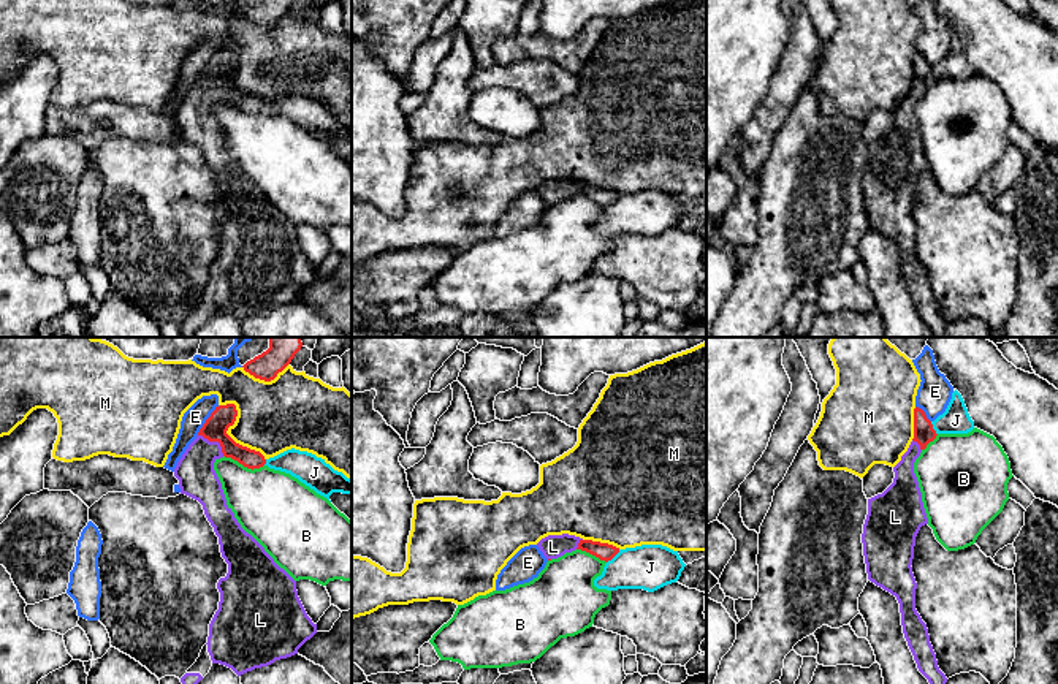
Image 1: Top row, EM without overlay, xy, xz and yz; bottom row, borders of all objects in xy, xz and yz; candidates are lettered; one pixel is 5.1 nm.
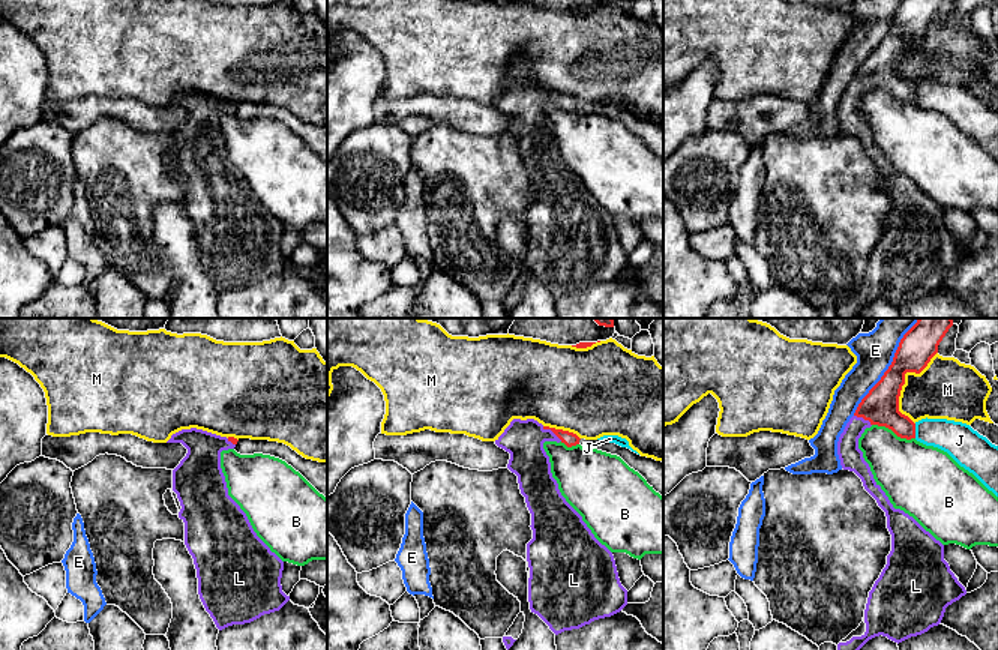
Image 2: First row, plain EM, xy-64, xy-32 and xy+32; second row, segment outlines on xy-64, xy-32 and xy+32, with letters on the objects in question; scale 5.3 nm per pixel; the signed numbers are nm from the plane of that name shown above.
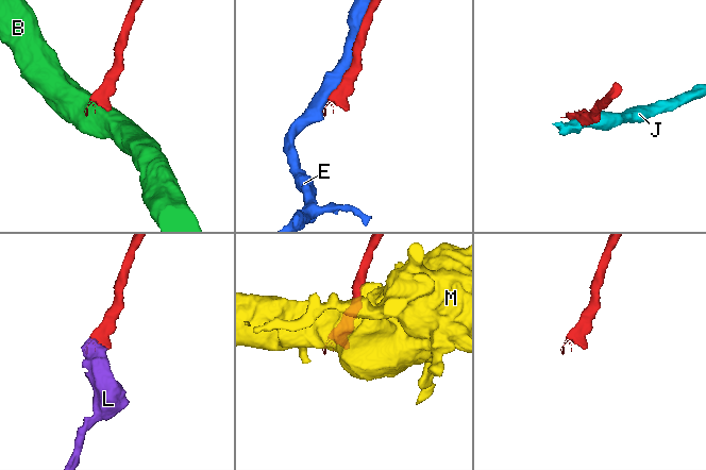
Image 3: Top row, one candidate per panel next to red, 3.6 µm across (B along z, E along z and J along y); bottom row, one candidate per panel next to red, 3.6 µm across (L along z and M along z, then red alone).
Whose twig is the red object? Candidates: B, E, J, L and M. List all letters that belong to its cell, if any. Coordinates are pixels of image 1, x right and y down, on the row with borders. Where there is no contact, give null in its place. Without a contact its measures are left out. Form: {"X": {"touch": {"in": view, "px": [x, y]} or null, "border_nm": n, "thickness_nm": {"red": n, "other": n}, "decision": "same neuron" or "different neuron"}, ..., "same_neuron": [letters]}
{"B": {"touch": {"in": "xy", "px": [244, 466]}, "border_nm": 220, "thickness_nm": {"red": 120, "other": 360}, "decision": "different neuron"}, "E": {"touch": {"in": "xy", "px": [206, 420]}, "border_nm": 190, "thickness_nm": {"red": 120, "other": 110}, "decision": "different neuron"}, "J": {"touch": {"in": "xz", "px": [613, 556]}, "border_nm": 100, "thickness_nm": {"red": 90, "other": 240}, "decision": "different neuron"}, "L": {"touch": {"in": "xy", "px": [214, 440]}, "border_nm": 170, "thickness_nm": {"red": 120, "other": 190}, "decision": "same neuron"}, "M": {"touch": {"in": "xy", "px": [227, 429]}, "border_nm": 380, "thickness_nm": {"red": 120, "other": 360}, "decision": "different neuron"}, "same_neuron": ["L"]}

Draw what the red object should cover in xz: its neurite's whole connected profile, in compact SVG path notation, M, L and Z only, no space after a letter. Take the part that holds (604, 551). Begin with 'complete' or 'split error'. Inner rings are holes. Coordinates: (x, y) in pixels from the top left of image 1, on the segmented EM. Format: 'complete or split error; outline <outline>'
split error; outline M562 534L562 535L548 535L542 538L537 546L543 553L546 559L558 559L564 556L565 553L572 553L575 549L586 551L600 560L611 560L618 553L619 548L608 545L608 543L600 543L600 542L592 542L592 540L583 540L575 535Z

